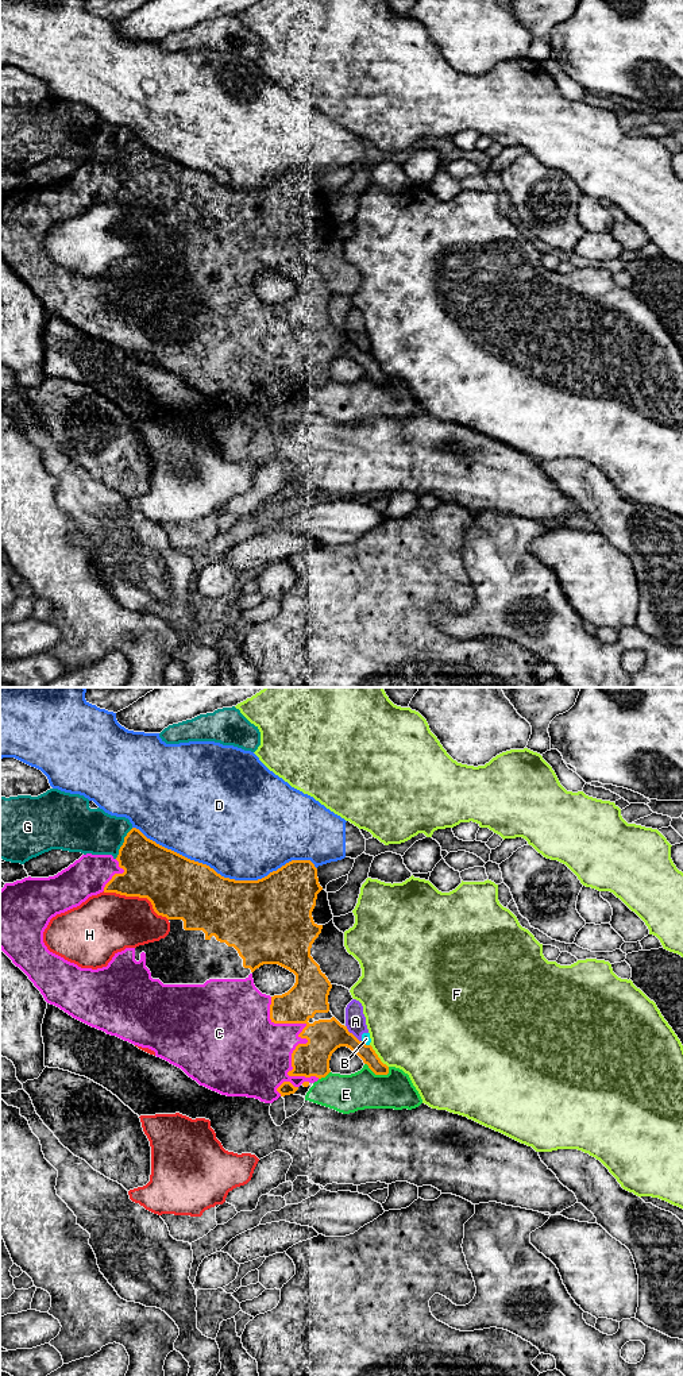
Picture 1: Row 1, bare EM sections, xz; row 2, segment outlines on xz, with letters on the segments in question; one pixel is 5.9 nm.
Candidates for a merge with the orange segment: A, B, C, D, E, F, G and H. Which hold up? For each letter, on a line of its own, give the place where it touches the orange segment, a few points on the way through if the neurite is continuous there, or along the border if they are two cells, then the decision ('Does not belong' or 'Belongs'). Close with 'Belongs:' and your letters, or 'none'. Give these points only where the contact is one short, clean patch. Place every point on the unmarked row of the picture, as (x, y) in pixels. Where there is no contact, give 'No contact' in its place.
A: Touches orange at xz (351, 342). Does not belong
B: Touches orange at xz (365, 353). Boundary: xz (361, 350), (369, 354). Does not belong
C: Touches orange at xz (305, 346). Belongs
D: Touches orange at xz (226, 187). Does not belong
E: Touches orange at xz (377, 382). Does not belong
F: Touches orange at xz (377, 365). Does not belong
G: Touches orange at xz (123, 151). Does not belong
H: Touches orange at xz (138, 204). Does not belong
Belongs: C

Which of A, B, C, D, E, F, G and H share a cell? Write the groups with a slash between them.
A B / C / D / E / F / G / H

